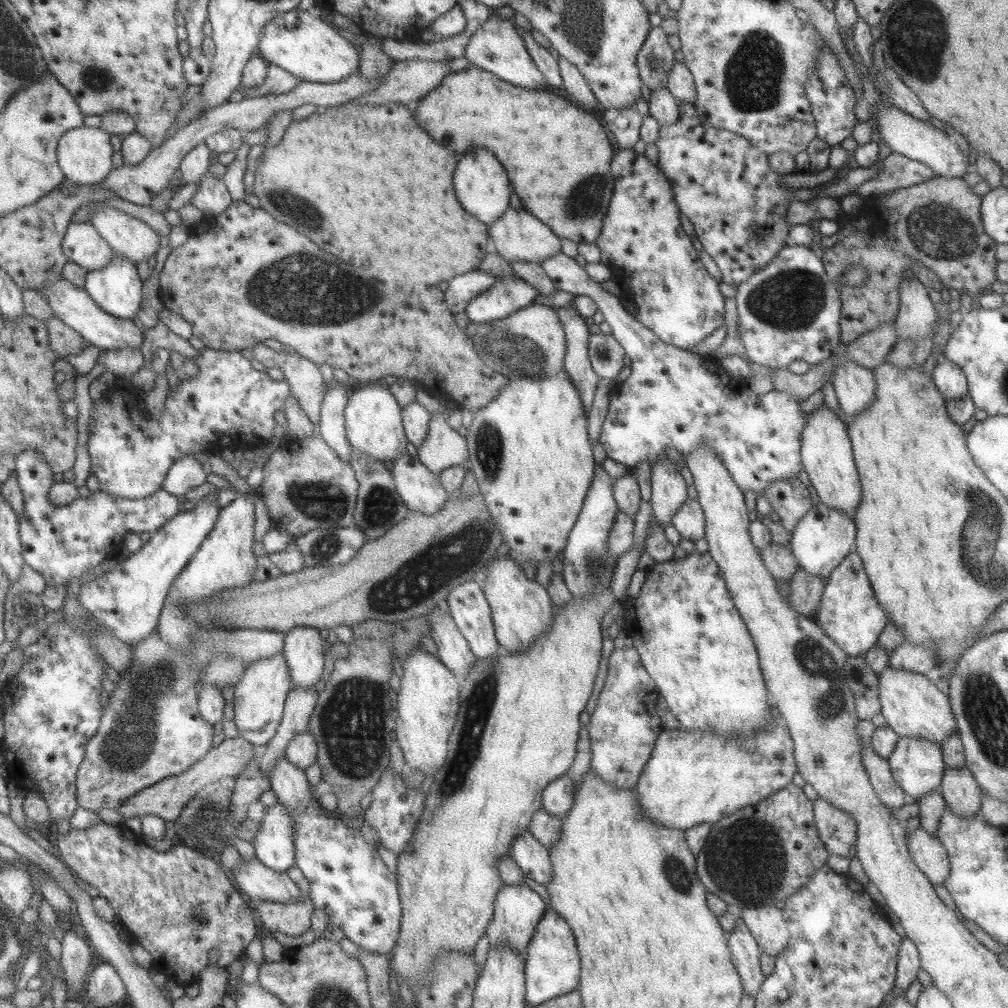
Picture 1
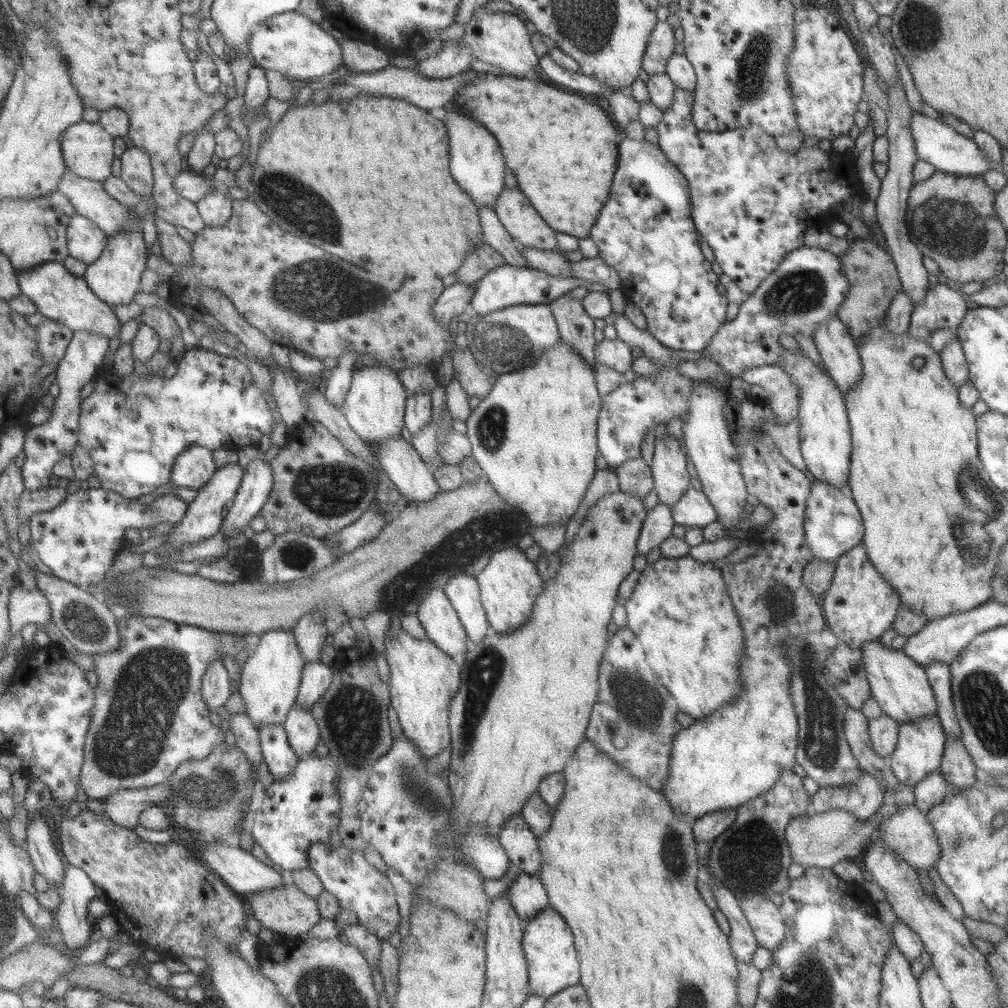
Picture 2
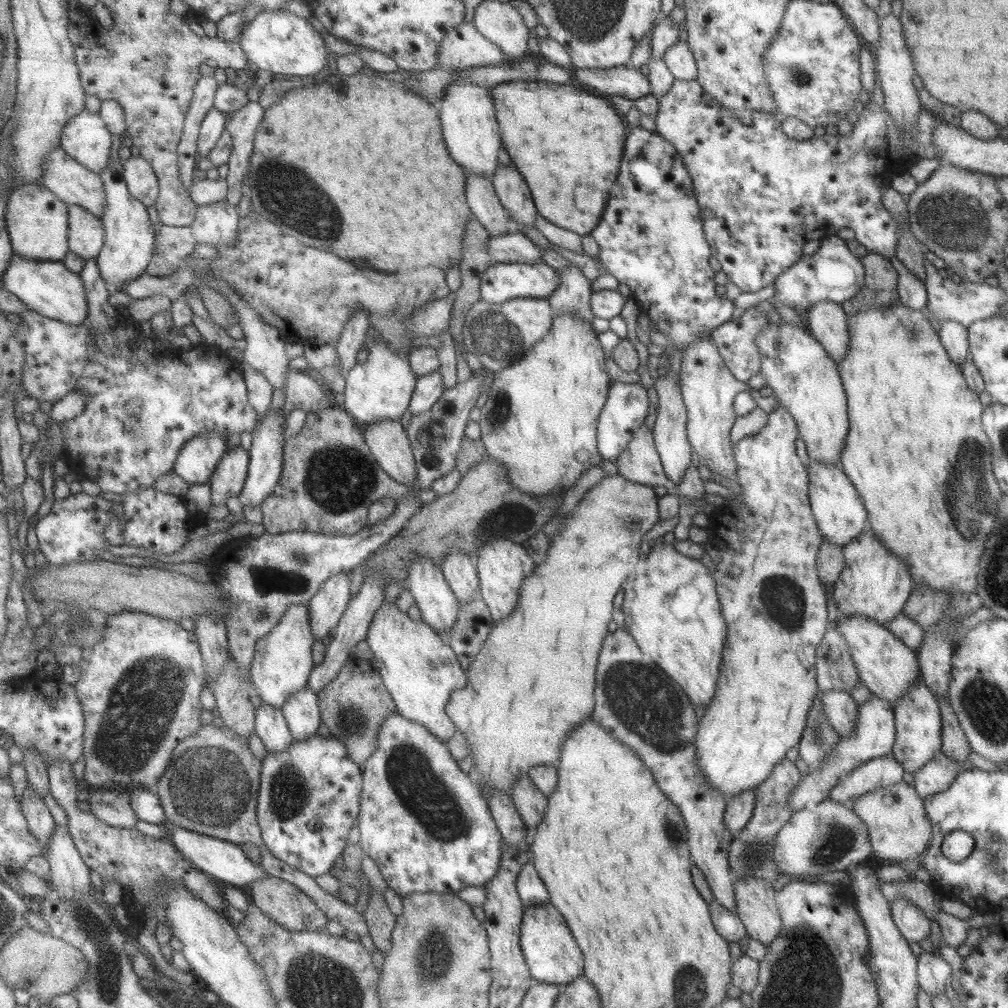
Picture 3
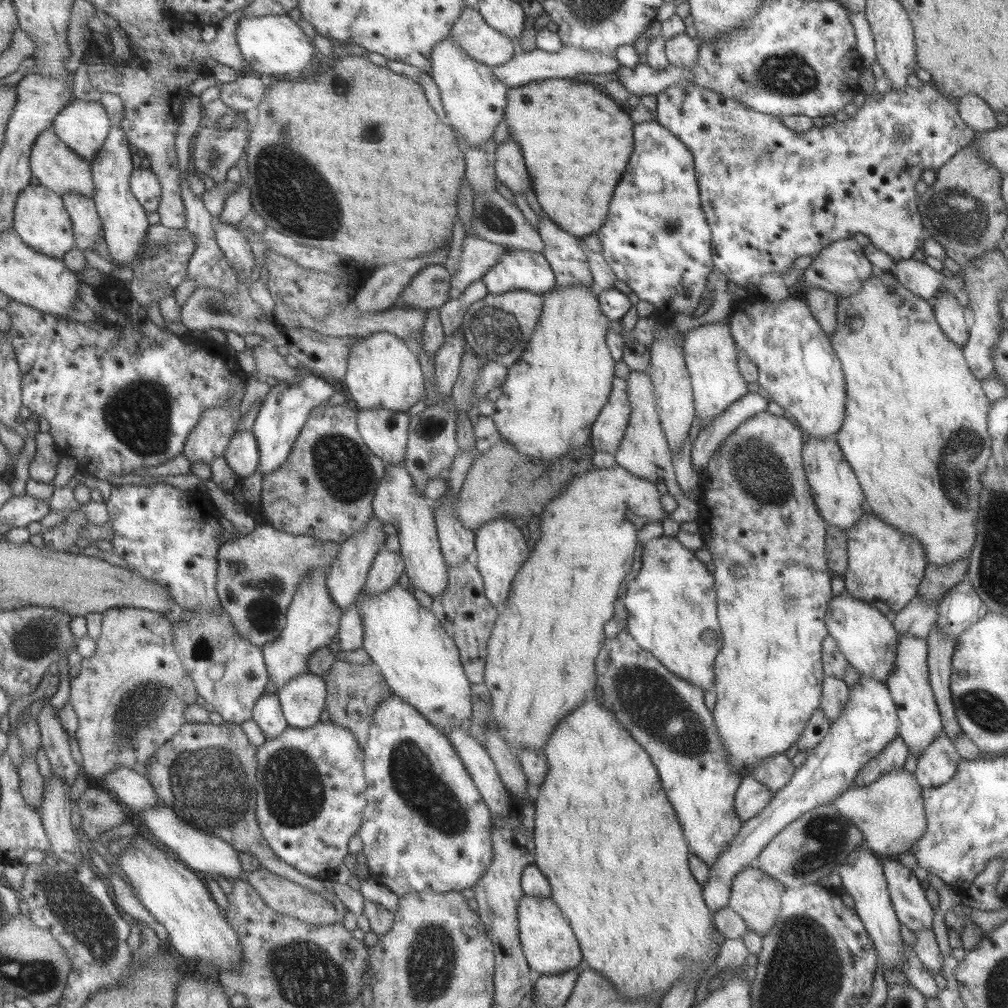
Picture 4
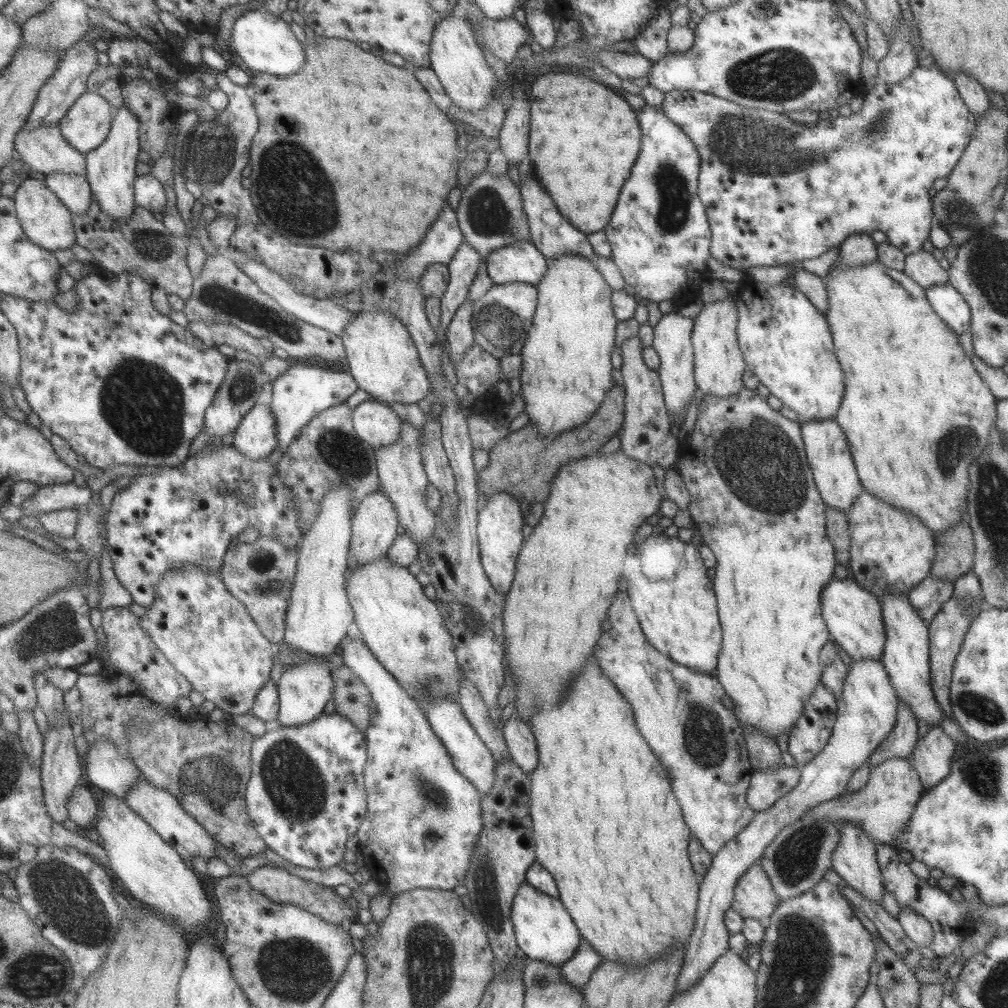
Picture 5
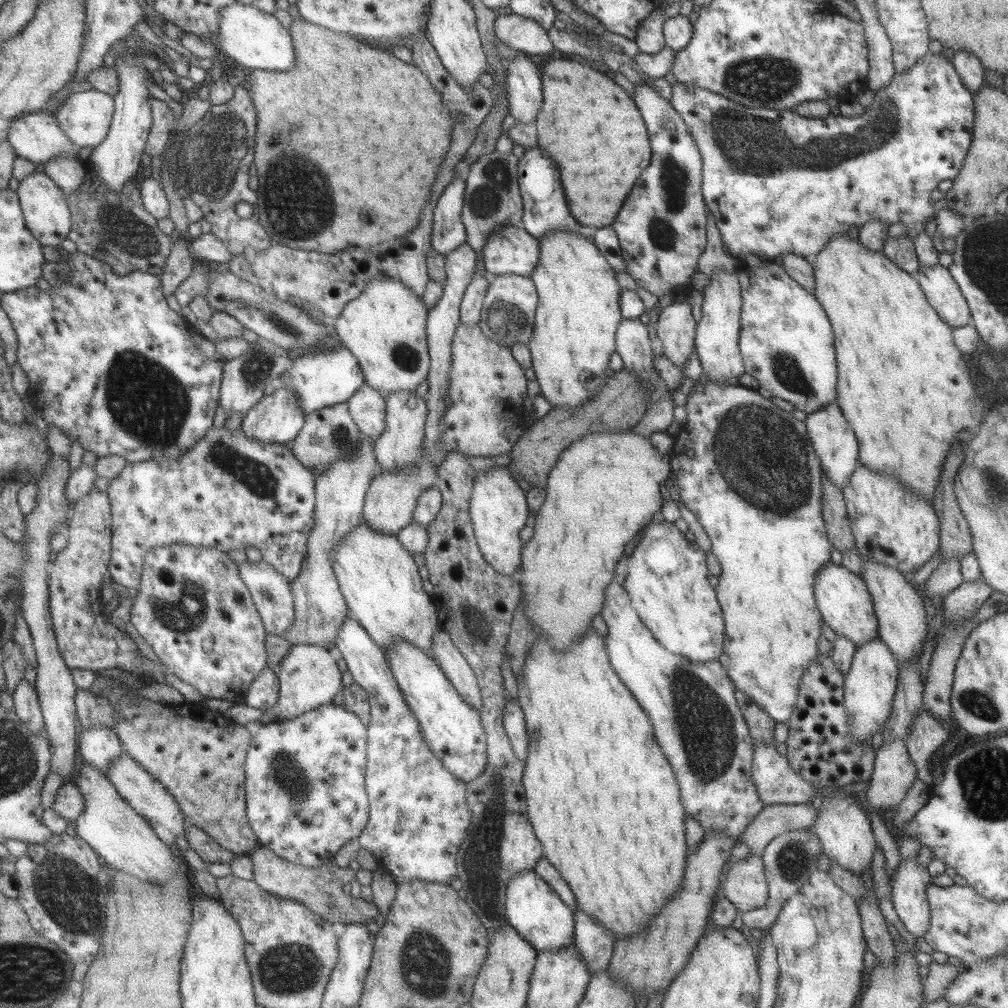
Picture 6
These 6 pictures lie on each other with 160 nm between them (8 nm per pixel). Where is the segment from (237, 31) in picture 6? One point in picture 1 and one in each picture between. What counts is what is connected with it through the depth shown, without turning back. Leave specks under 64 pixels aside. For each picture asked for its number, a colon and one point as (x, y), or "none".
1: (305, 45)
2: (288, 42)
3: (286, 45)
4: (271, 44)
5: (264, 42)

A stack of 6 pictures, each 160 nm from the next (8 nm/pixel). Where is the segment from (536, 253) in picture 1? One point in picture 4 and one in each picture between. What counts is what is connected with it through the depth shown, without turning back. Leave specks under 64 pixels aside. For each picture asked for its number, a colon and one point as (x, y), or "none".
2: (520, 220)
3: (512, 192)
4: (509, 169)

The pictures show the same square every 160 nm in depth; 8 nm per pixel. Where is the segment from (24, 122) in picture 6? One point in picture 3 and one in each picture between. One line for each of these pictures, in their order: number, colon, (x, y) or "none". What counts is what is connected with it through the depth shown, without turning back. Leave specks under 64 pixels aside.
3: (70, 181)
4: (56, 166)
5: (44, 149)

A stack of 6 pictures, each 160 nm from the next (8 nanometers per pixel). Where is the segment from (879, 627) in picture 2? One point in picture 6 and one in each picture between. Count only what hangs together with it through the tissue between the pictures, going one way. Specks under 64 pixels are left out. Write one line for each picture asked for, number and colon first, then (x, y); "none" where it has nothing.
3: (874, 583)
4: (884, 567)
5: (890, 551)
6: (889, 525)

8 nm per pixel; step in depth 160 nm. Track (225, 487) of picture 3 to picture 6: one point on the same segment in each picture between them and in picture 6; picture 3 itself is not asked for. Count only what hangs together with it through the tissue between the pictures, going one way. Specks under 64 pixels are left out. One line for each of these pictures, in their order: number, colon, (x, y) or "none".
4: (241, 455)
5: (254, 437)
6: (276, 418)

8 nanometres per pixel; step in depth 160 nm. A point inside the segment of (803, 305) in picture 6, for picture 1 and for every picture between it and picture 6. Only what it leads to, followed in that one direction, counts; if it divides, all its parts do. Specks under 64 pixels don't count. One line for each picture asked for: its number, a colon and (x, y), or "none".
1: (825, 452)
2: (824, 433)
3: (803, 379)
4: (797, 366)
5: (786, 342)

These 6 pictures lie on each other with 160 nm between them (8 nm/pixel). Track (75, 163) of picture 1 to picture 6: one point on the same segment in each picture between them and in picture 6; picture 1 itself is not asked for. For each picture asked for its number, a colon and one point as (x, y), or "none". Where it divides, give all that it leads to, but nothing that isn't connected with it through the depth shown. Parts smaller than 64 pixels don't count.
2: (87, 148)
3: (87, 139)
4: (84, 125)
5: (85, 126)
6: (85, 117)

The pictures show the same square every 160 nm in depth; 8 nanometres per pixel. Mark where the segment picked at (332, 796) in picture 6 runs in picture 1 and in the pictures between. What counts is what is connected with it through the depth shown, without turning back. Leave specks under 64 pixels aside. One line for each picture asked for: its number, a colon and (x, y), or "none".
1: (272, 843)
2: (303, 809)
3: (308, 796)
4: (309, 790)
5: (305, 796)

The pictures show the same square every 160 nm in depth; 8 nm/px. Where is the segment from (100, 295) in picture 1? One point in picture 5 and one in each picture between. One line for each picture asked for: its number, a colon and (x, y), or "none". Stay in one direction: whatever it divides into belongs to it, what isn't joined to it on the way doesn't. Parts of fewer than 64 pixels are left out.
2: (115, 277)
3: (129, 238)
4: (123, 219)
5: (110, 169)

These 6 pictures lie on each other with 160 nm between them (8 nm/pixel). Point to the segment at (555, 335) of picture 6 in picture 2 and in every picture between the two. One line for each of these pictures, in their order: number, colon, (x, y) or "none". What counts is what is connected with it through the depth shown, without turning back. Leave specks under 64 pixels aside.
2: (534, 435)
3: (539, 421)
4: (552, 392)
5: (565, 373)

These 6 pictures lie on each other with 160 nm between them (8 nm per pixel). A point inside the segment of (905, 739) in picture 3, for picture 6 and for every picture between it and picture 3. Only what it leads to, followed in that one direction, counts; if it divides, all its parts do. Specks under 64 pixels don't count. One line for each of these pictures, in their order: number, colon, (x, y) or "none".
4: (920, 724)
5: (905, 655)
6: (902, 626)

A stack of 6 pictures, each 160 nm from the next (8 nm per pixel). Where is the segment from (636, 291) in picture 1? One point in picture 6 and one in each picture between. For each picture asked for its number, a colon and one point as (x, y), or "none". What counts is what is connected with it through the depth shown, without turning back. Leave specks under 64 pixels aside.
2: (644, 231)
3: (650, 238)
4: (654, 238)
5: (658, 233)
6: (661, 231)

